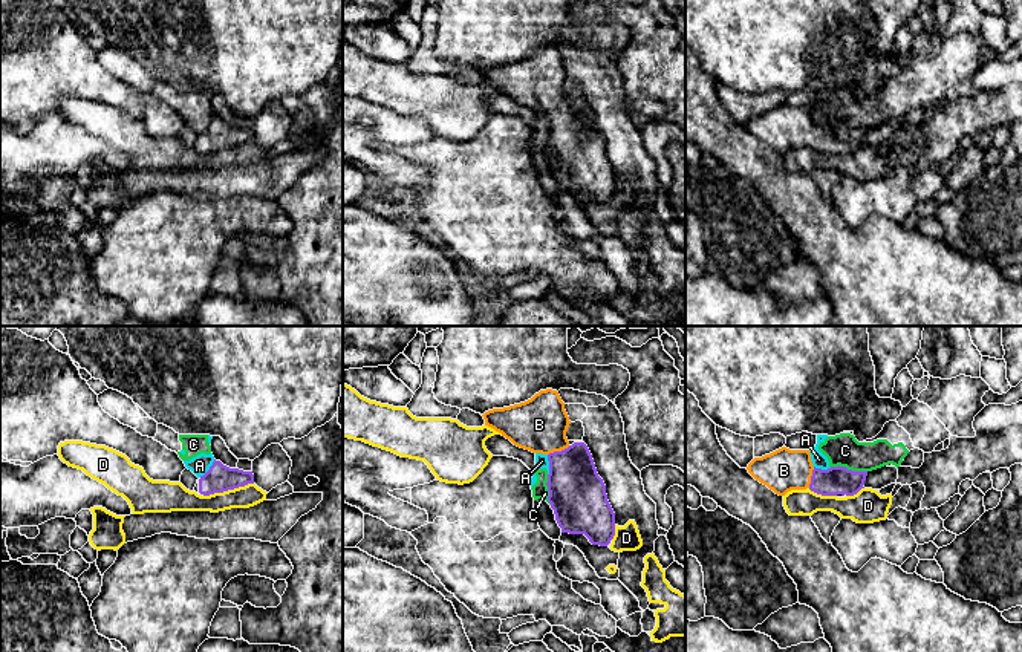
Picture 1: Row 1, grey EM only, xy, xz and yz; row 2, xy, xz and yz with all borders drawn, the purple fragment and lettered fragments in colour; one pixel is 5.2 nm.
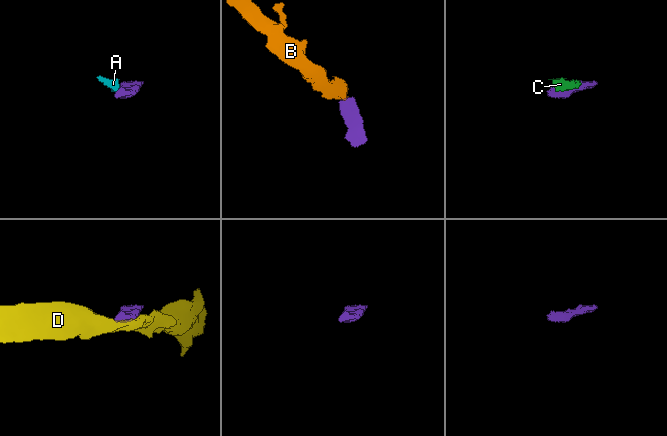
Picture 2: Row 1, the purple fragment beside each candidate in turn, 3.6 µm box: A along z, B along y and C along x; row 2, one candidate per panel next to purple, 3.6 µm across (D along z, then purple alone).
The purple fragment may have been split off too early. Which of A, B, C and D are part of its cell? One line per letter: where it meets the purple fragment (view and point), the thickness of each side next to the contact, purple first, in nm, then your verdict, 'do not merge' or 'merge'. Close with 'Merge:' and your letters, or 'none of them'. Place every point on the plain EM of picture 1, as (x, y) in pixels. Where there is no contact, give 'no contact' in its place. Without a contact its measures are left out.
A: contact xz (550, 123); calibres 300 and 70 nm; do not merge
B: contact xz (559, 109); calibres 300 and 280 nm; merge
C: contact yz (846, 126); calibres 150 and 170 nm; do not merge
D: contact xy (228, 146); calibres 150 and 120 nm; do not merge
Merge: B

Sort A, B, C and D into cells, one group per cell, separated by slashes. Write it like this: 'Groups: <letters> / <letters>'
Groups: A C / B / D

